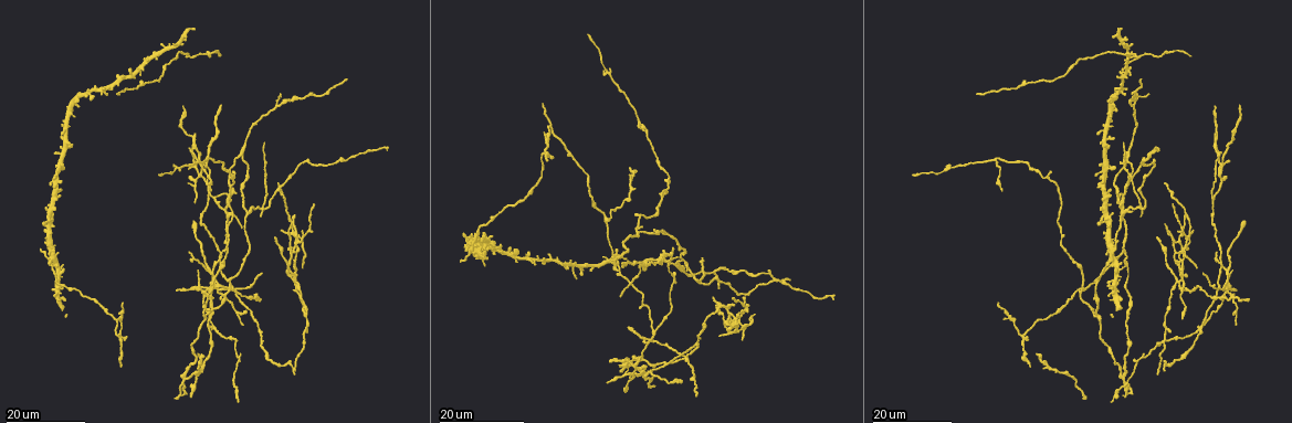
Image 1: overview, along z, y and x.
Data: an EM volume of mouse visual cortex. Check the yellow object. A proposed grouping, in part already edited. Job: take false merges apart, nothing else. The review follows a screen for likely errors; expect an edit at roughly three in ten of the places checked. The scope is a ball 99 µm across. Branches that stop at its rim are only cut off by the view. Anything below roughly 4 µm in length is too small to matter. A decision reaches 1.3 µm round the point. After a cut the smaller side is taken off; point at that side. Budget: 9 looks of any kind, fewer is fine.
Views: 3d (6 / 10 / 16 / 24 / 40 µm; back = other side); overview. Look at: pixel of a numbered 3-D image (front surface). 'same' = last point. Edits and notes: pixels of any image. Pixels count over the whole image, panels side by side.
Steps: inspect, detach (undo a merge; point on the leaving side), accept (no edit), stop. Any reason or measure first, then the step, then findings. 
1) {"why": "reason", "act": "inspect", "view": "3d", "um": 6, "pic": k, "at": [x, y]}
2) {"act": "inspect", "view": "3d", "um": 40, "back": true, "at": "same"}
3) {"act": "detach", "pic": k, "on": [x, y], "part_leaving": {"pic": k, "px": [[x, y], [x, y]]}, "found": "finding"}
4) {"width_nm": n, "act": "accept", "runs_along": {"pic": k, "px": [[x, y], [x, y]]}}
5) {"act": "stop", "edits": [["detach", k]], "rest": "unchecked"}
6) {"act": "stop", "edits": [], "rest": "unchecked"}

{"why": "side arm on a straight run", "act": "inspect", "view": "3d", "um": 16, "pic": 1, "at": [1096, 315]}

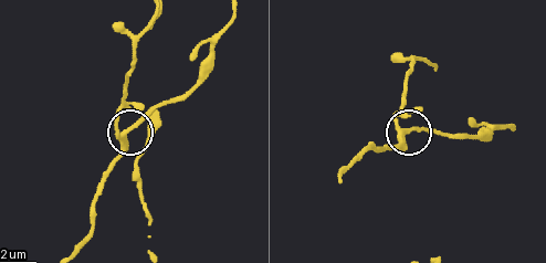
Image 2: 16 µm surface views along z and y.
{"act": "inspect", "view": "3d", "um": 6, "pic": 2, "at": [124, 138]}

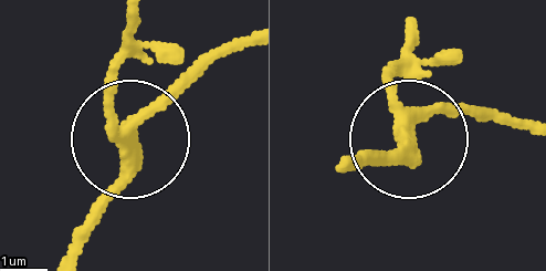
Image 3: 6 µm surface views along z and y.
{"side_arm_um": 30, "act": "accept", "runs_along": {"pic": 3, "px": [[250, 33], [143, 124], [127, 184], [87, 239]]}, "found": "one cell here"}

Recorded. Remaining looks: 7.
{"why": "looks like a crossing", "act": "inspect", "view": "3d", "um": 16, "pic": 1, "at": [632, 373]}

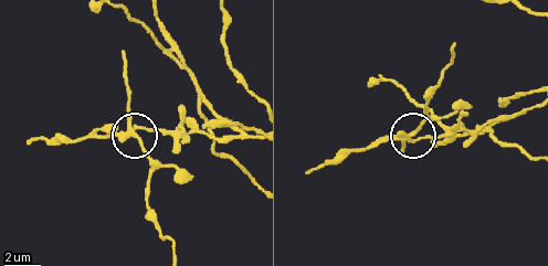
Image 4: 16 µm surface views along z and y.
{"act": "inspect", "view": "3d", "um": 6, "pic": 4, "at": [414, 131]}

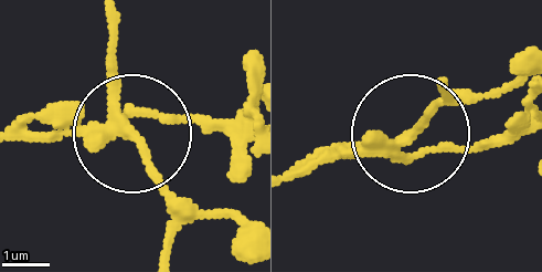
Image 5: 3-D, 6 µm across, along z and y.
{"arms": 4, "act": "detach", "pic": 5, "on": [172, 122], "found": "a second cell is stuck on"}

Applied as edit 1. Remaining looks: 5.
{"act": "inspect", "view": "overview"}

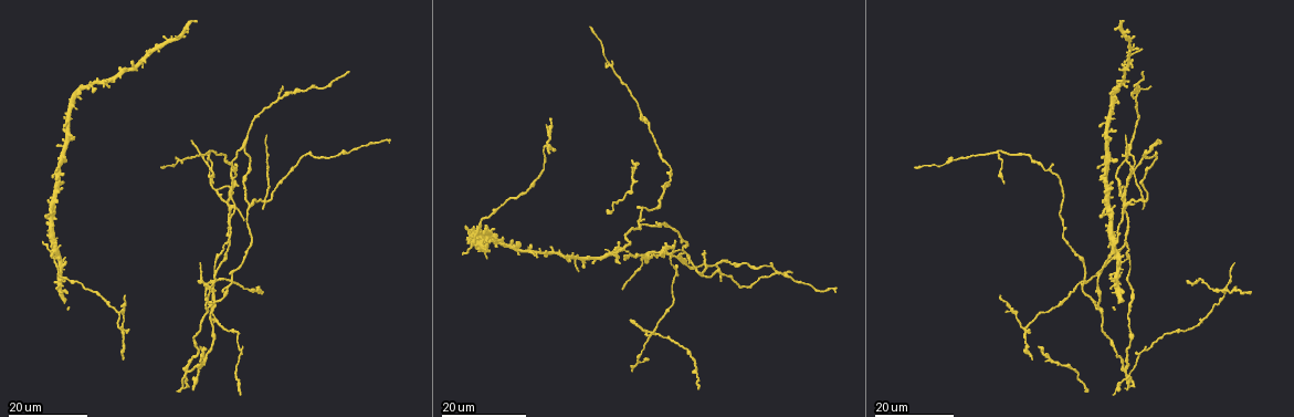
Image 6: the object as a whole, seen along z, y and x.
{"why": "four or more arms meet", "act": "inspect", "view": "3d", "um": 24, "pic": 6, "at": [1144, 198]}

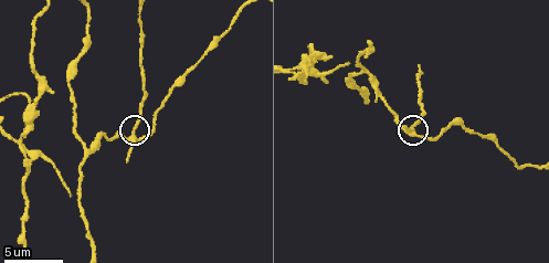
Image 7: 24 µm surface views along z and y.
{"act": "inspect", "view": "3d", "um": 10, "pic": 7, "at": [133, 131]}

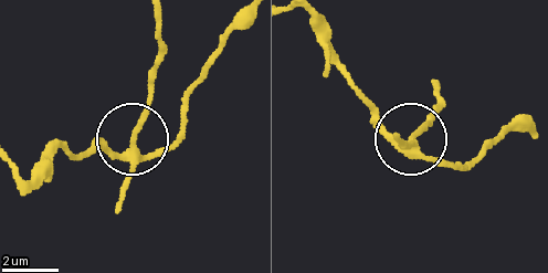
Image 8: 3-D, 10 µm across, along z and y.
{"side_arm_um": 19, "act": "detach", "pic": 8, "on": [124, 199], "part_leaving": {"pic": 8, "px": [[133, 151], [147, 75], [161, 48], [156, 19]]}, "found": "a second cell is stuck on"}

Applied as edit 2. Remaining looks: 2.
{"why": "two arms in line, one across", "act": "inspect", "view": "3d", "um": 10, "pic": 7, "at": [368, 71]}

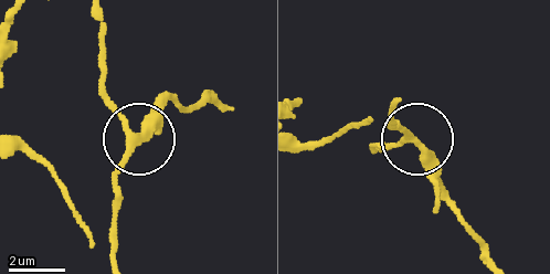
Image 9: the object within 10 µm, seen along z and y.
{"act": "accept", "runs_along": {"pic": 9, "px": [[99, 21], [99, 93], [128, 135], [138, 135], [161, 95]]}, "found": "continuous, no second cell"}

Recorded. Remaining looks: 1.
{"act": "stop", "edits": [["detach", 5], ["detach", 8]], "rest": "unchecked"}

